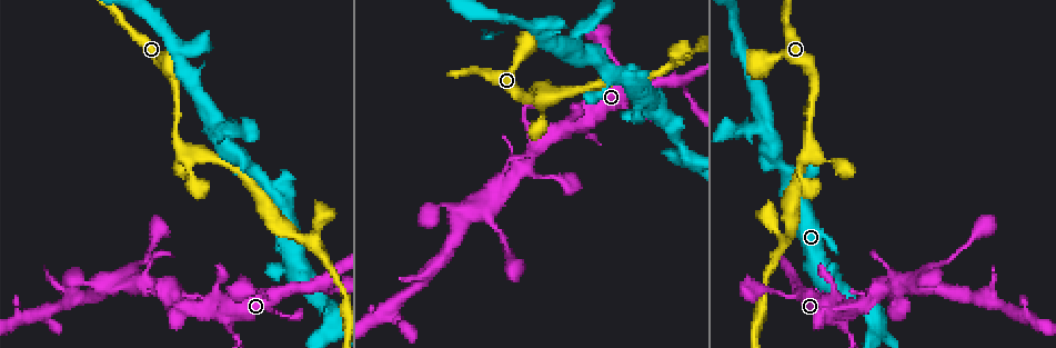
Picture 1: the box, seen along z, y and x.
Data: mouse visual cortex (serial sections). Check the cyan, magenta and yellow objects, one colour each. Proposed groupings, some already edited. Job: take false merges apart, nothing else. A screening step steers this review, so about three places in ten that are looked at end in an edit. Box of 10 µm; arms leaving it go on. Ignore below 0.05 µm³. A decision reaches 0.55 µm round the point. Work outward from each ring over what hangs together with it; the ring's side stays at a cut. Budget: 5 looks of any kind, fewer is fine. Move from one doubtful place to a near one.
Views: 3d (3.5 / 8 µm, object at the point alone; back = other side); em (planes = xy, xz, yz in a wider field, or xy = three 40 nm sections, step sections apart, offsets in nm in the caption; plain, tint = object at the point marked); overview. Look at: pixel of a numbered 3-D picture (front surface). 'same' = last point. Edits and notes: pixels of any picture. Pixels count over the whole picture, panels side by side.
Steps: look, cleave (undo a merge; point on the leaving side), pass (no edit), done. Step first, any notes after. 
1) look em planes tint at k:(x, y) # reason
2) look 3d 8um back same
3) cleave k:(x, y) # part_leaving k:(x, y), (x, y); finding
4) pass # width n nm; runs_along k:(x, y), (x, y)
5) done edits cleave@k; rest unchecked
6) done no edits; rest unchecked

look 3d 8um back at 1:(283, 269) # sudden change in width

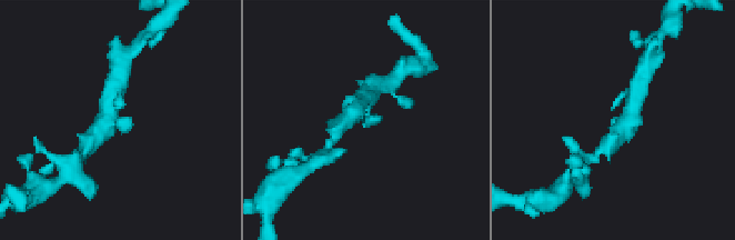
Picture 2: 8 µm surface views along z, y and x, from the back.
look 3d 3.5um same # closer look

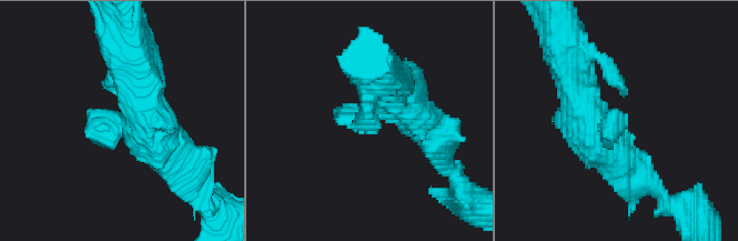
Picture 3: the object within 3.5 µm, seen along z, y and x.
look em xy step 5 tint at 3:(611, 126)

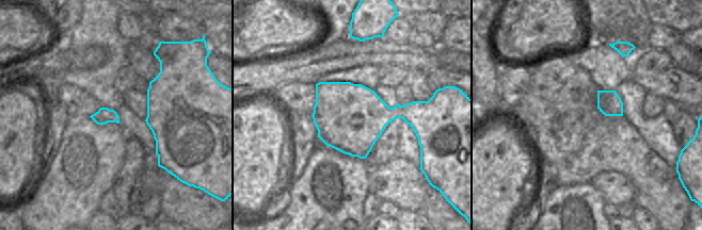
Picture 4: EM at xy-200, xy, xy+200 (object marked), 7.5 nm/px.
pass # runs_along 3:(142, 88), (150, 126), (88, 136); continuous, no second cell

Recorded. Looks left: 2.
look 3d 3.5um back at 1:(837, 297) # three-way junction

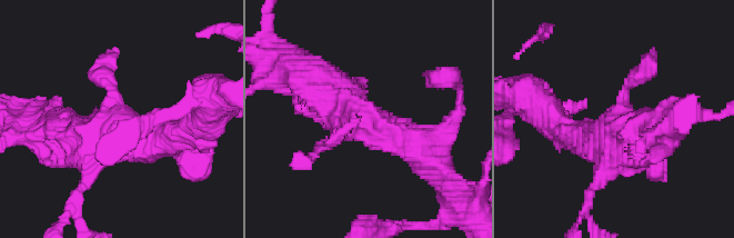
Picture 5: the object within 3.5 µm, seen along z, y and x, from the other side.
look em xy step 3 tint at 5:(362, 115)

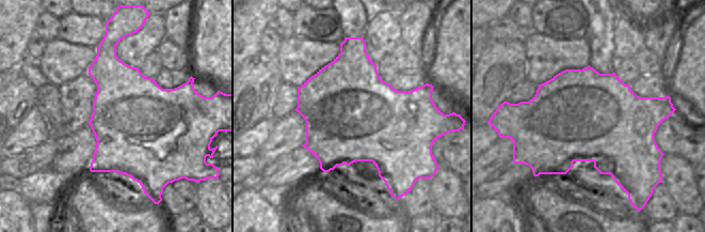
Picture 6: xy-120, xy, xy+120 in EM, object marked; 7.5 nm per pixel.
pass # runs_along 5:(58, 134), (102, 134), (116, 51); all the same cell

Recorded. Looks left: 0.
done no edits; rest unchecked

